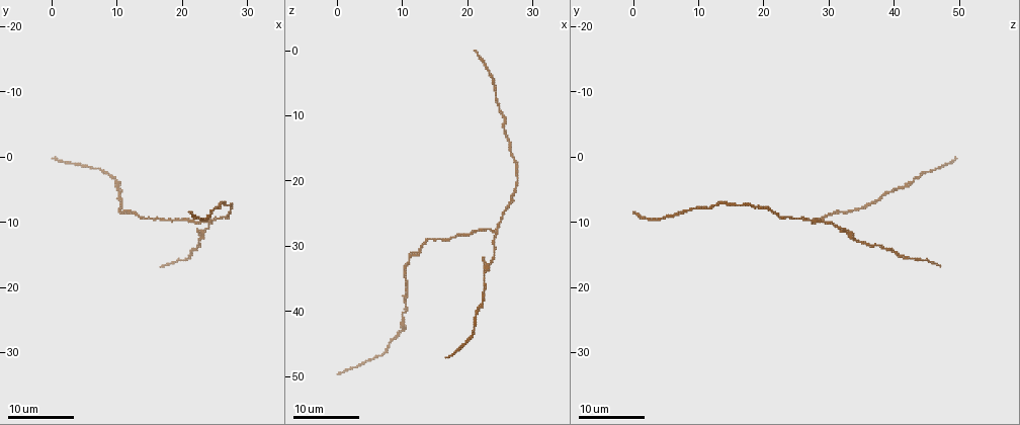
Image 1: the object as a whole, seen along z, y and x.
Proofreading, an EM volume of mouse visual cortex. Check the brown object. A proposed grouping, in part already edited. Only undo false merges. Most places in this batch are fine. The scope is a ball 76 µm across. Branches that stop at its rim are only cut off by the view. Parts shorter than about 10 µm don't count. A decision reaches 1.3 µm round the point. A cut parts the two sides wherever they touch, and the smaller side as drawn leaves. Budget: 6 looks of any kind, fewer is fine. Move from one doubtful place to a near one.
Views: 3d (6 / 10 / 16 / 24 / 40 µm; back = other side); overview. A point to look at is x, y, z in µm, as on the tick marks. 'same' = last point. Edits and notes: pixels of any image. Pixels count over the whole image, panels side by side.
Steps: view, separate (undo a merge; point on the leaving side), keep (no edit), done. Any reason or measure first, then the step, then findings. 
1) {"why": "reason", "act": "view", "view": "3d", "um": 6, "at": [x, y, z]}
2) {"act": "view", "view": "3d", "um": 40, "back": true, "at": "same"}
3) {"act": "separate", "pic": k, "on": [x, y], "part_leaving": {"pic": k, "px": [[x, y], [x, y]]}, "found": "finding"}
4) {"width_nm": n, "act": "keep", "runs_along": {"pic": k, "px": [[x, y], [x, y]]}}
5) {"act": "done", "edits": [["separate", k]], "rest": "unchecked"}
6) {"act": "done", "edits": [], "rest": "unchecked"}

{"why": "a fork", "act": "view", "view": "3d", "um": 24, "at": [24.5, 9.5, 27.5]}

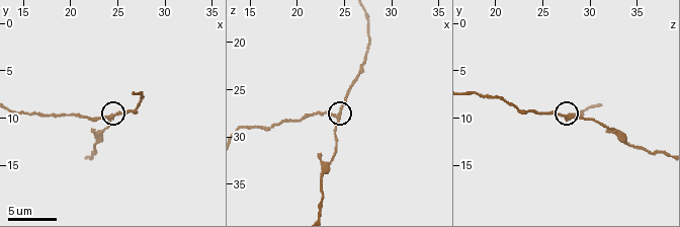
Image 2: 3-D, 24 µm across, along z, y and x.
{"why": "zoom in", "act": "view", "view": "3d", "um": 6, "at": [24.2, 9.6, 27.6]}

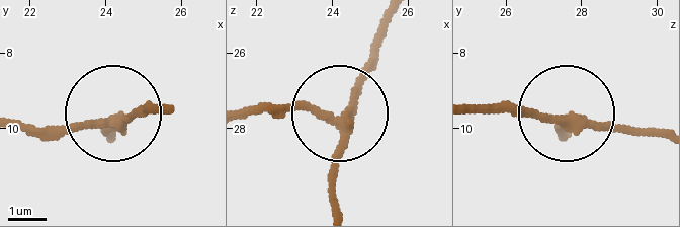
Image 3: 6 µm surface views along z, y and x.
{"width_nm": 230, "act": "keep", "runs_along": {"pic": 3, "px": [[247, 115], [306, 105], [341, 118], [334, 202]]}, "found": "continuous, no second neuron"}

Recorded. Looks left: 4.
{"why": "calibre changes", "act": "view", "view": "3d", "um": 24, "at": [26.5, 7.0, 15.0]}

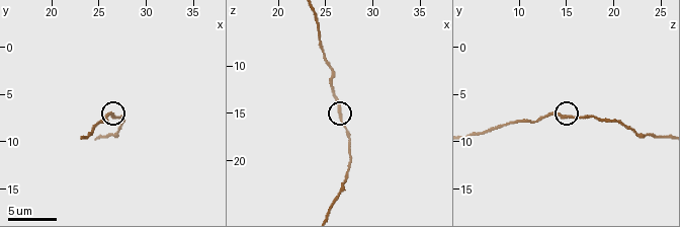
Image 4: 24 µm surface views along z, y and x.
{"act": "view", "view": "3d", "um": 6, "at": [26.4, 7.2, 15.2]}

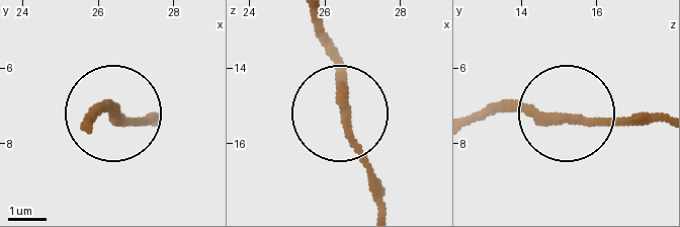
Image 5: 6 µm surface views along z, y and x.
{"width_nm": 240, "act": "keep", "runs_along": {"pic": 5, "px": [[659, 122], [479, 111]]}, "found": "continuous, no second neuron"}

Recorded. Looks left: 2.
{"why": "calibre changes", "act": "view", "view": "3d", "um": 10, "at": [23.8, 11.4, 32.6]}

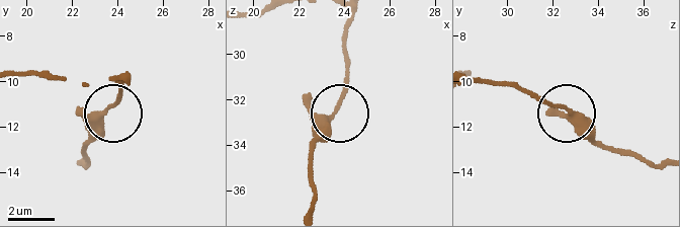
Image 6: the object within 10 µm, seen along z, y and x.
{"act": "view", "view": "3d", "um": 10, "back": true, "at": [23.5, 11.2, 32.5]}

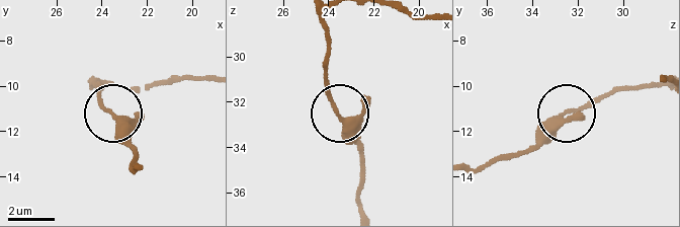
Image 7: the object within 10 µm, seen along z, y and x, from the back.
{"act": "keep", "runs_along": {"pic": 7, "px": [[321, 20], [327, 90], [346, 137], [359, 152]]}, "found": "all the same neuron"}

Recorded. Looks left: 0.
{"act": "done", "edits": [], "rest": "unchecked"}

